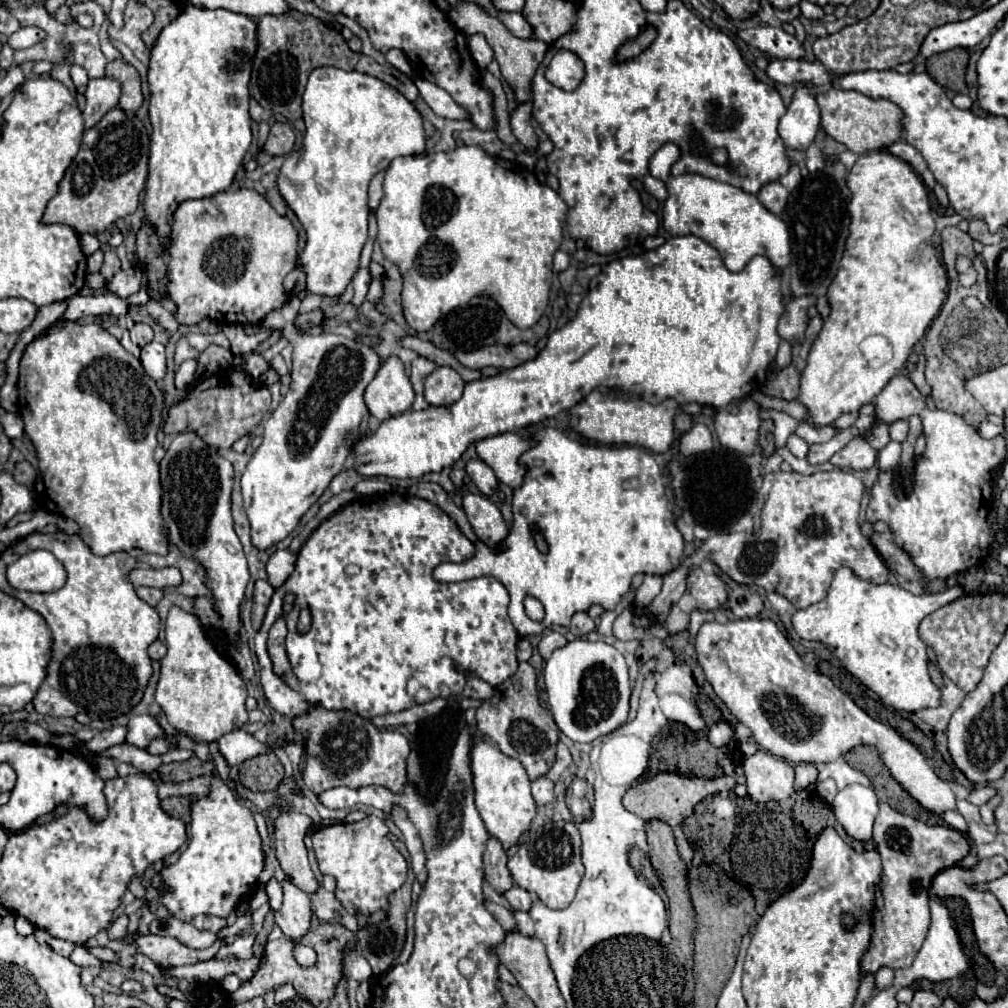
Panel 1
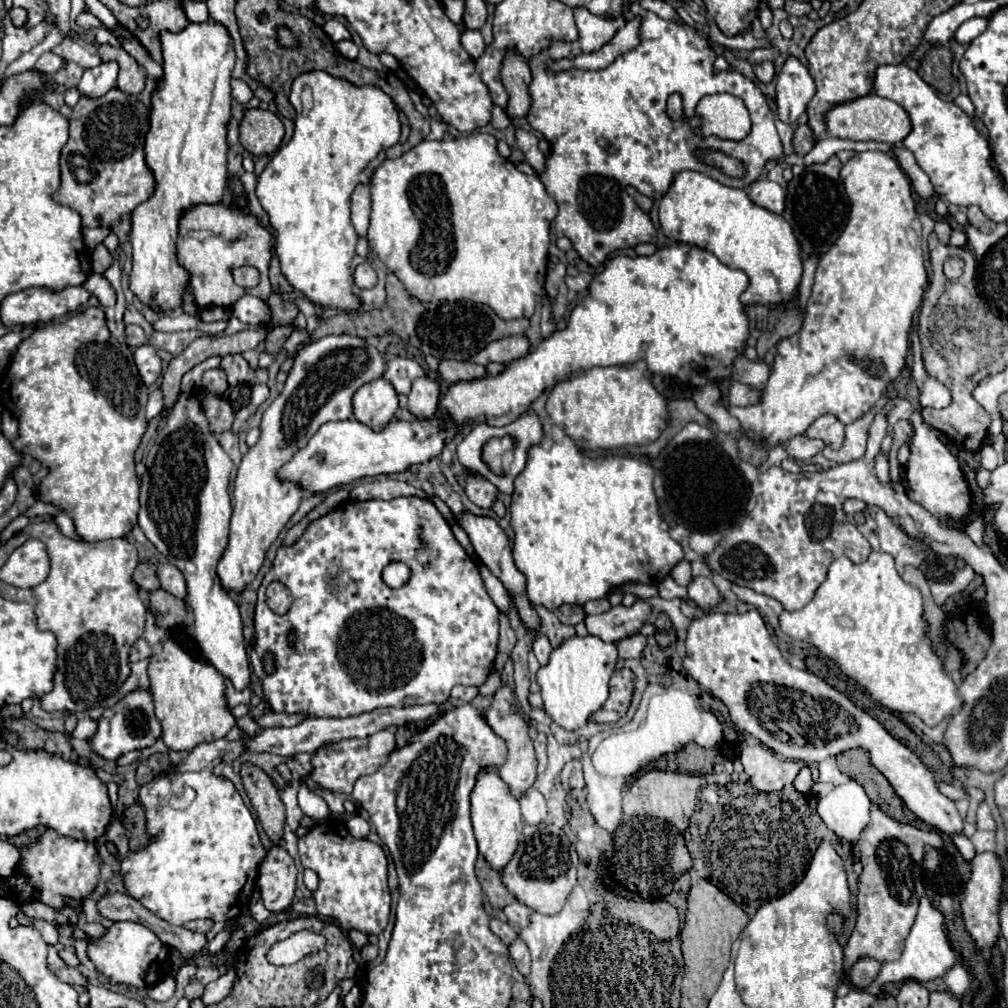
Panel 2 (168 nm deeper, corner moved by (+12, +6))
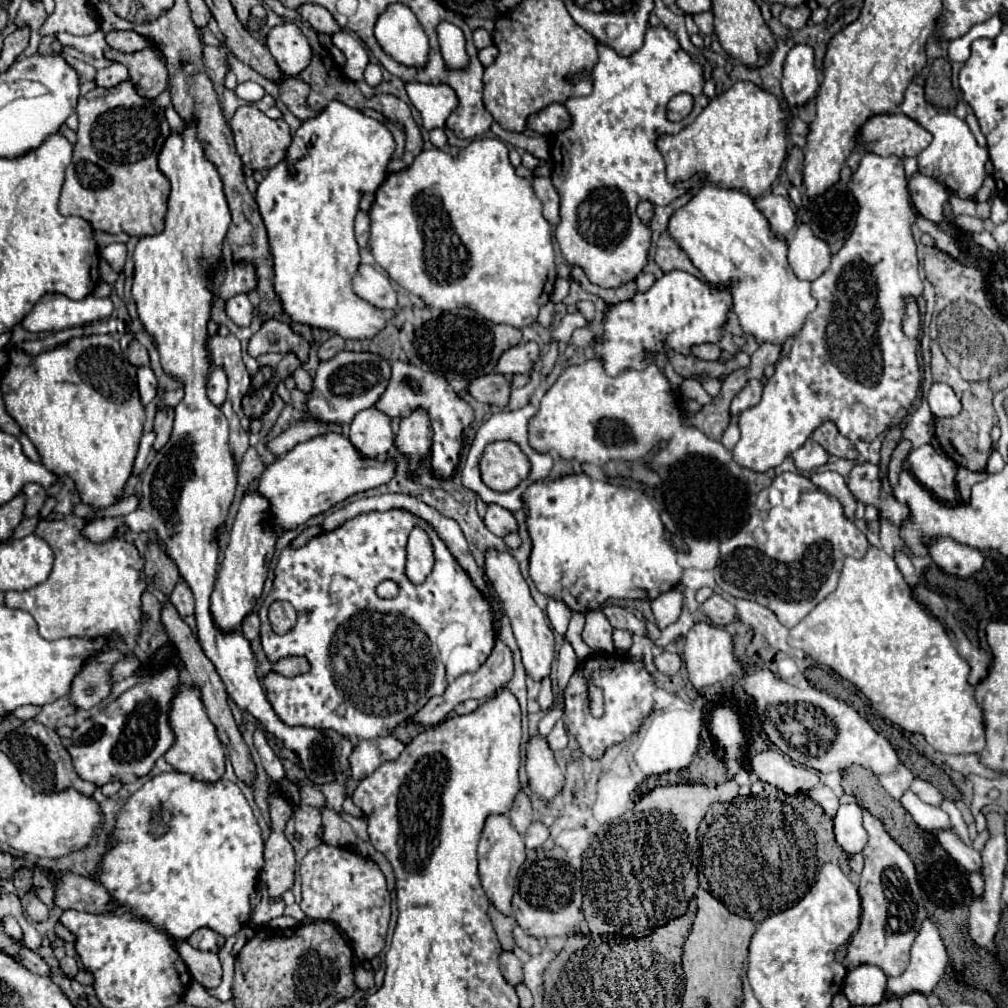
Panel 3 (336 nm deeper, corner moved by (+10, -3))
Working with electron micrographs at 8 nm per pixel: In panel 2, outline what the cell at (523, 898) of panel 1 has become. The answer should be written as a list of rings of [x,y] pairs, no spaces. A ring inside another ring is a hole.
[[[515,900],[513,904],[509,904],[509,906],[505,906],[505,908],[503,908],[503,912],[505,912],[505,916],[507,916],[509,924],[513,924],[513,926],[519,926],[519,928],[525,928],[525,926],[529,926],[531,910],[529,910],[529,908],[525,908],[523,904],[517,904],[517,900]]]

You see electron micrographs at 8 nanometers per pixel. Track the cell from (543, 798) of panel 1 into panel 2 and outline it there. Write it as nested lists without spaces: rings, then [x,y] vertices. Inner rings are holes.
[[[531,788],[523,798],[521,798],[521,814],[525,824],[531,826],[539,826],[541,822],[545,822],[547,818],[547,804],[541,792],[537,792],[535,788]]]

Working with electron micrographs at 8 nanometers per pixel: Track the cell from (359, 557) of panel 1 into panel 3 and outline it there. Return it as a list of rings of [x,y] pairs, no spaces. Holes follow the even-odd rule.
[[[405,509],[363,513],[345,521],[333,531],[313,537],[299,549],[283,549],[275,567],[273,589],[259,609],[259,619],[261,645],[271,663],[287,655],[303,655],[311,663],[311,671],[305,675],[283,677],[273,671],[265,675],[263,683],[267,689],[267,699],[277,717],[291,727],[301,725],[311,729],[333,729],[351,737],[353,741],[389,735],[397,725],[419,711],[431,697],[443,695],[447,685],[457,677],[479,669],[495,647],[495,629],[487,597],[475,589],[471,577],[467,577],[435,529]],[[415,525],[429,533],[435,547],[435,567],[421,585],[411,583],[405,575],[405,545],[409,531]],[[383,579],[393,579],[399,583],[401,591],[395,599],[377,597],[375,587]],[[277,599],[289,601],[297,611],[295,627],[283,637],[277,637],[277,633],[271,631],[267,619],[267,609]]]

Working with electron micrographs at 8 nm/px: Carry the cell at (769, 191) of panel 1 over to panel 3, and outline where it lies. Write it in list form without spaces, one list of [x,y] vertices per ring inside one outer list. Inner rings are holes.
[[[765,193],[755,201],[755,205],[767,217],[777,237],[789,237],[795,231],[795,211],[785,197]]]

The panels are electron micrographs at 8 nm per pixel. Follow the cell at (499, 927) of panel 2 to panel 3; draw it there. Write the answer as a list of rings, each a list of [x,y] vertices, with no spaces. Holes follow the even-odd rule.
[[[501,949],[499,961],[501,961],[501,971],[503,971],[505,979],[507,979],[511,985],[517,985],[517,983],[523,981],[523,963],[521,963],[521,959],[515,955],[515,951],[505,951],[505,949]]]

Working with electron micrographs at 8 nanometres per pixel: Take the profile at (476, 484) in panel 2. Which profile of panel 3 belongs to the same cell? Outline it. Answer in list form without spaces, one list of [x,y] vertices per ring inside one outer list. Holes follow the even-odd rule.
[[[495,503],[487,505],[487,513],[485,513],[483,521],[485,521],[487,529],[499,537],[505,537],[509,531],[517,531],[517,521],[515,521],[513,513]]]

